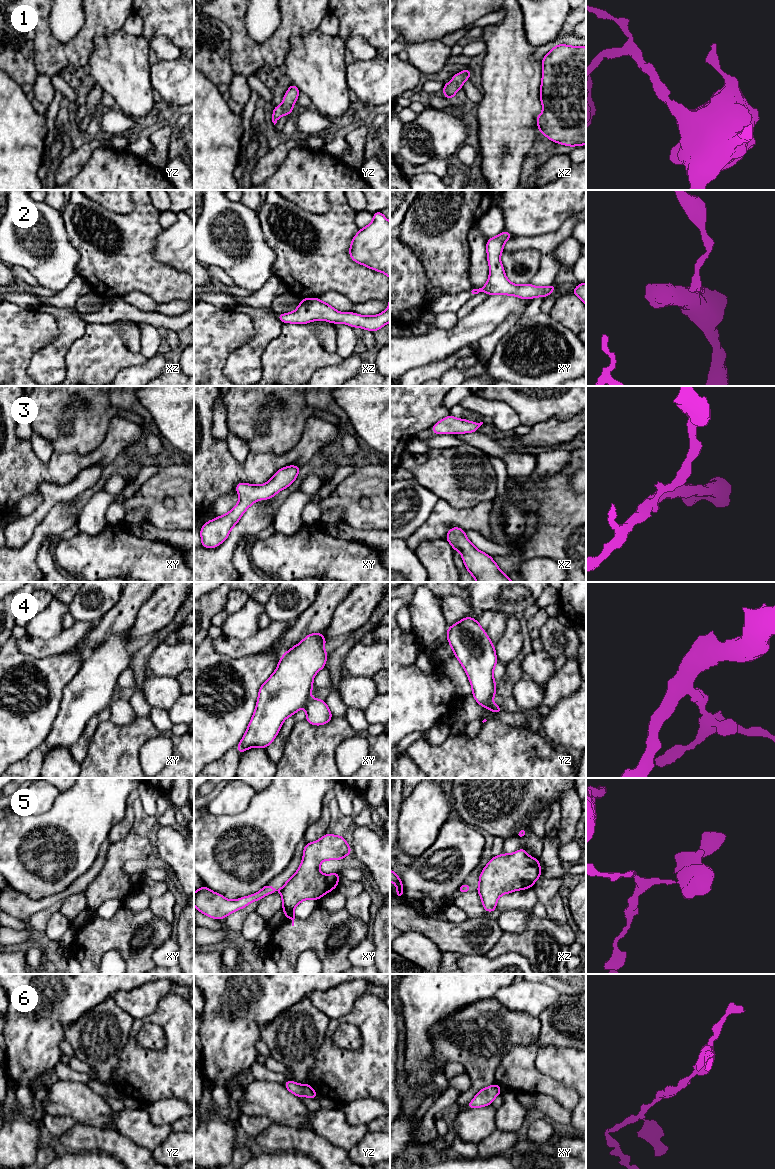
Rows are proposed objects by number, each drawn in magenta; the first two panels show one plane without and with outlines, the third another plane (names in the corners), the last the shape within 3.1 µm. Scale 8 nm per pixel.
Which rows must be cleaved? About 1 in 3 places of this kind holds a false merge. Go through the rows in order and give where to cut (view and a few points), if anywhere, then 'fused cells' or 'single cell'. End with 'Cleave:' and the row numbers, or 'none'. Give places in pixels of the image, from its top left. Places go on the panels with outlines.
1: no cut; single cell
2: no cut; single cell
3: no cut; single cell
4: cut in xy along (309, 698), (303, 707); fused cells
5: cut in xy along (282, 888), (280, 891); fused cells
6: no cut; single cell
Cleave: 4, 5

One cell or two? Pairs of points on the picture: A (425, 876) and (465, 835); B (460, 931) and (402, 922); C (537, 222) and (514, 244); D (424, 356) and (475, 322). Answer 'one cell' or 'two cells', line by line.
A: one cell
B: one cell
C: two cells
D: one cell

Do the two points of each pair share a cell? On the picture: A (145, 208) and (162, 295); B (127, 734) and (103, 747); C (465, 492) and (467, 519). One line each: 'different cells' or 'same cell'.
A: same cell
B: same cell
C: different cells

